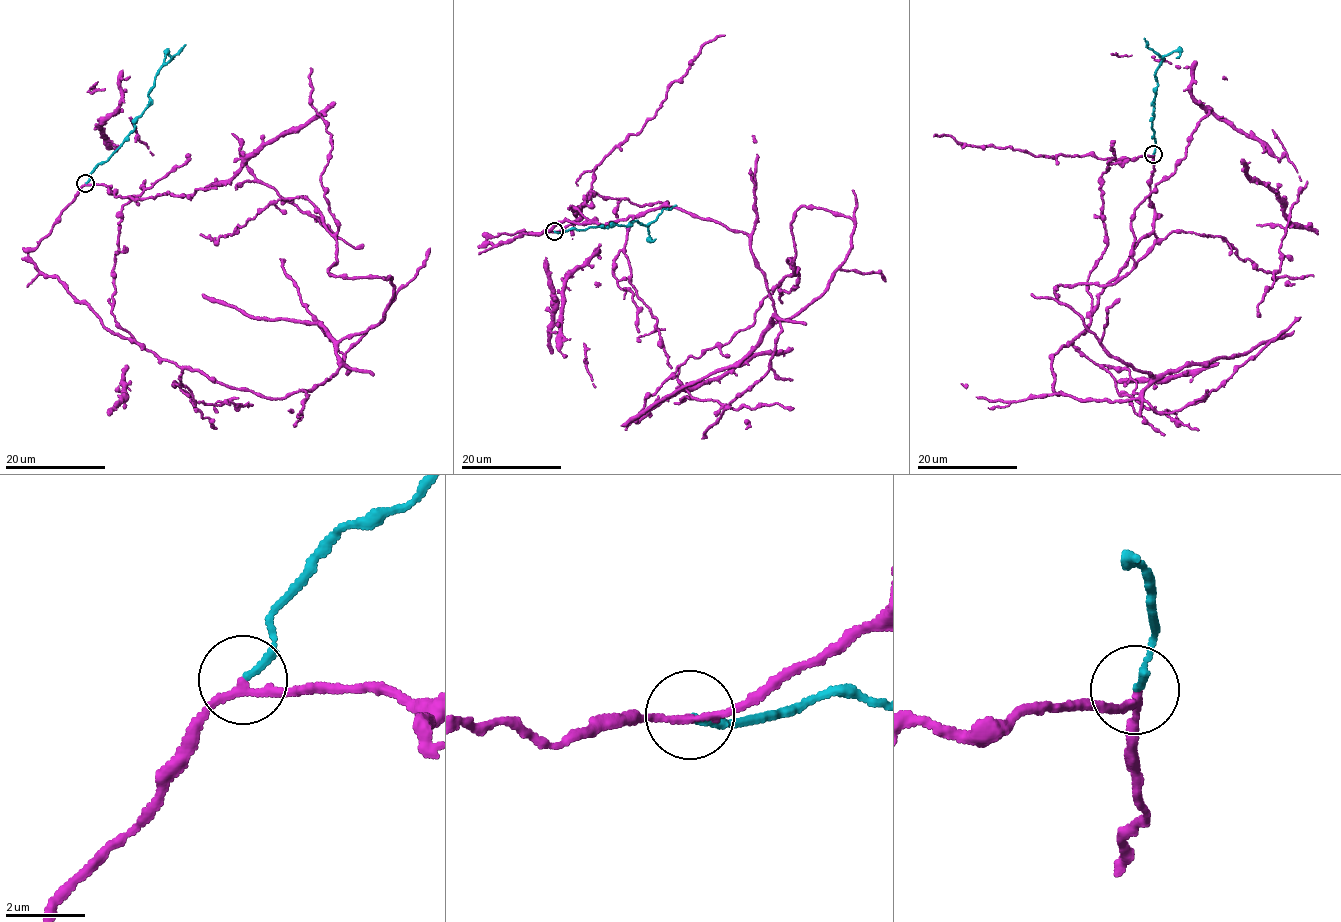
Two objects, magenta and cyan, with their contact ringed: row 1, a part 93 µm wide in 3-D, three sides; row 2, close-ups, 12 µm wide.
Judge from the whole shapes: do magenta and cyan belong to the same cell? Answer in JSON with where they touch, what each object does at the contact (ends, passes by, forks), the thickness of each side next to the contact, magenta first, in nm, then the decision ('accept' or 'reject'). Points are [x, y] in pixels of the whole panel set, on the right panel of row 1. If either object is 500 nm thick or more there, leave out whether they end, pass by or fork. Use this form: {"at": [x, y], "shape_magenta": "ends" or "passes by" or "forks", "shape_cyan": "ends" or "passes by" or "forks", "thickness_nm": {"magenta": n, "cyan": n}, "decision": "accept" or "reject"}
{"at": [1153, 154], "shape_magenta": "passes by", "shape_cyan": "ends", "thickness_nm": {"magenta": 180, "cyan": 180}, "decision": "reject"}

